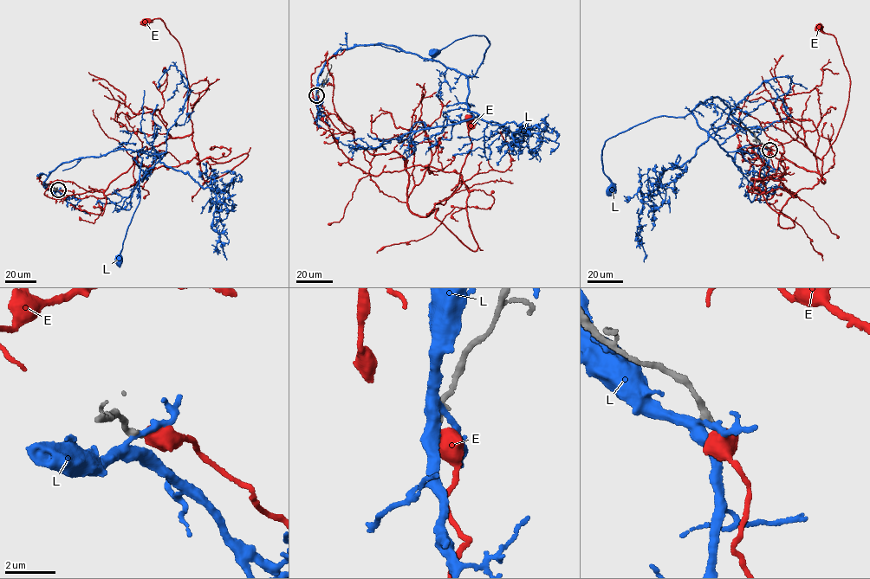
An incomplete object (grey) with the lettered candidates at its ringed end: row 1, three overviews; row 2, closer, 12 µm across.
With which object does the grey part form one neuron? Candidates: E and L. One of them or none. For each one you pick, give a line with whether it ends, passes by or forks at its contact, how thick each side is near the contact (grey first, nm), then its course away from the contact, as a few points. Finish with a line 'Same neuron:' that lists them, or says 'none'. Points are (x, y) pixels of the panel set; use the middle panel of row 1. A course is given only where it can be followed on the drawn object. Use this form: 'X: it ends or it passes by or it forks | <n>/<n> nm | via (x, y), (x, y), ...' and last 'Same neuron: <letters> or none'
Same neuron: none

